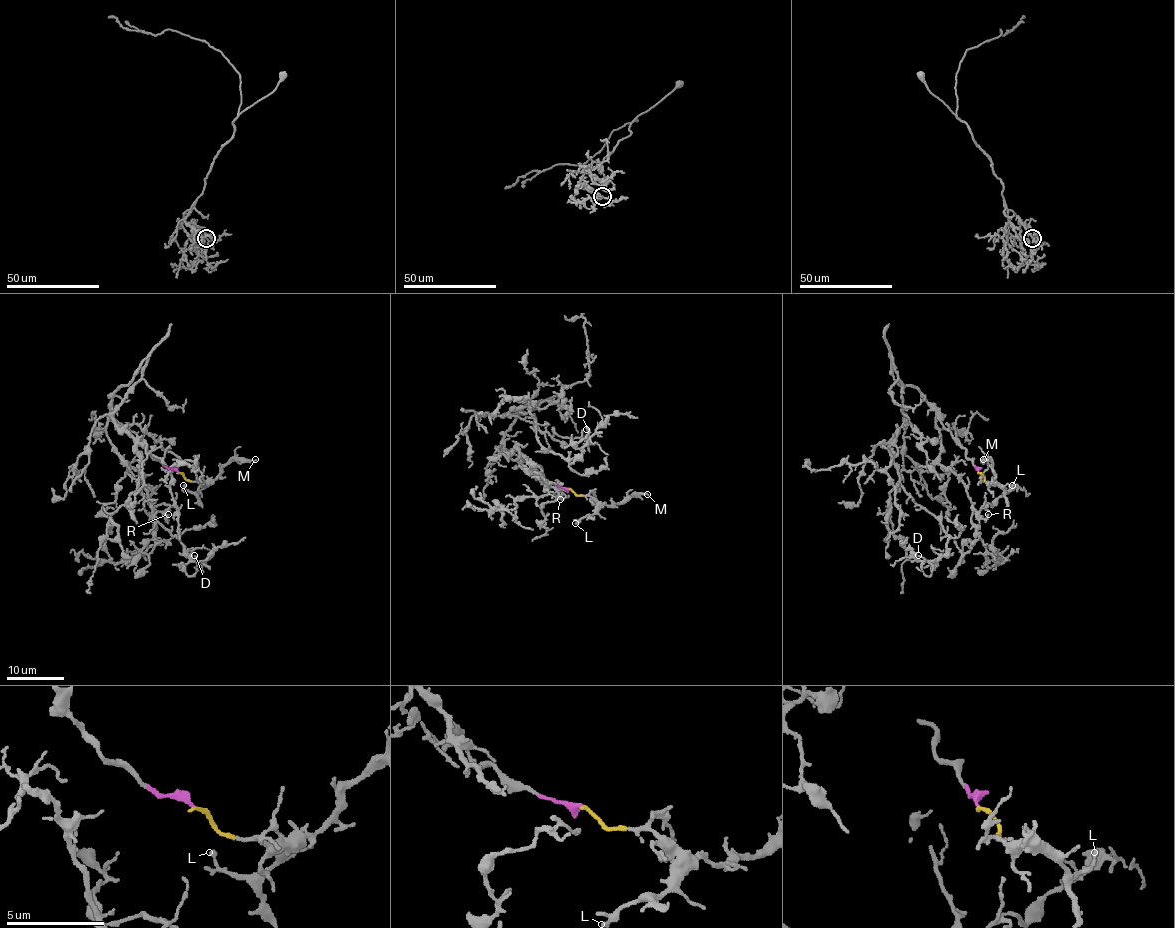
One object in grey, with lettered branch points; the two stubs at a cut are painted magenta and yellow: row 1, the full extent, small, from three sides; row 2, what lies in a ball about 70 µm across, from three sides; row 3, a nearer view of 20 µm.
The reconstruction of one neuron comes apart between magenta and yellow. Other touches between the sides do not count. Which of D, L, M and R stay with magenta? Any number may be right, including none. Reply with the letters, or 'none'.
D, R

